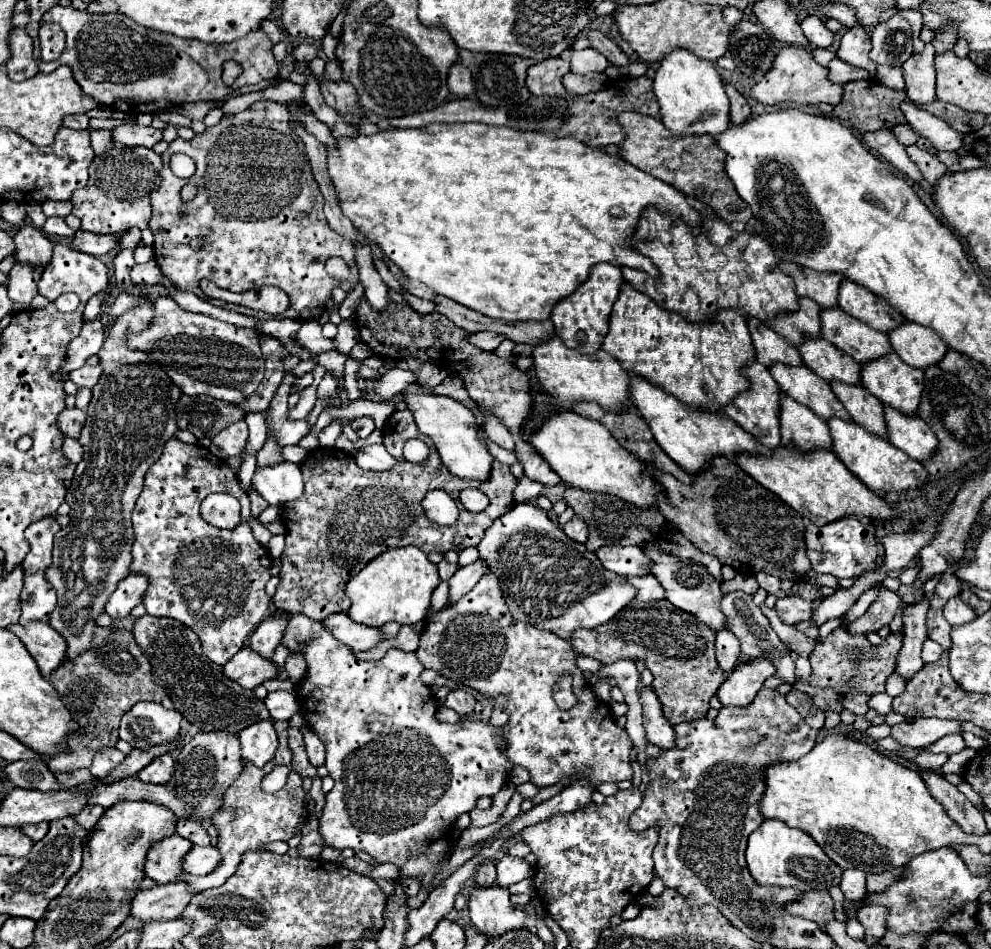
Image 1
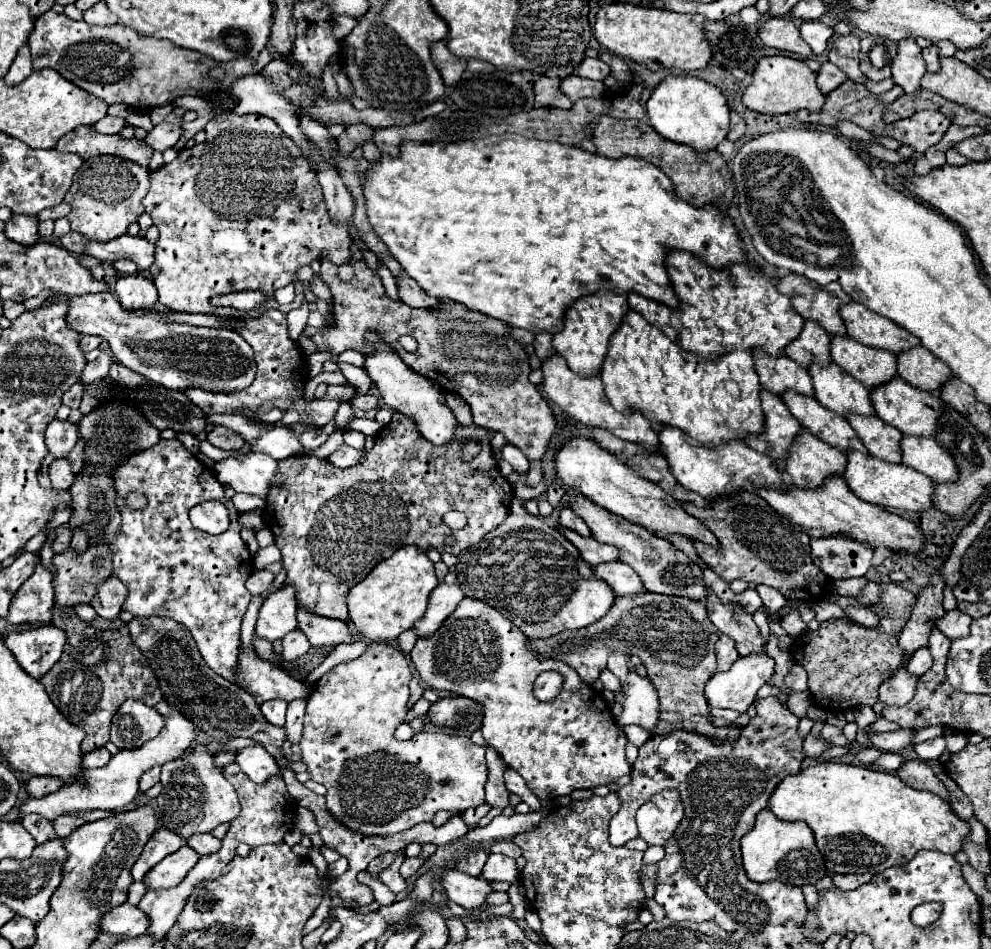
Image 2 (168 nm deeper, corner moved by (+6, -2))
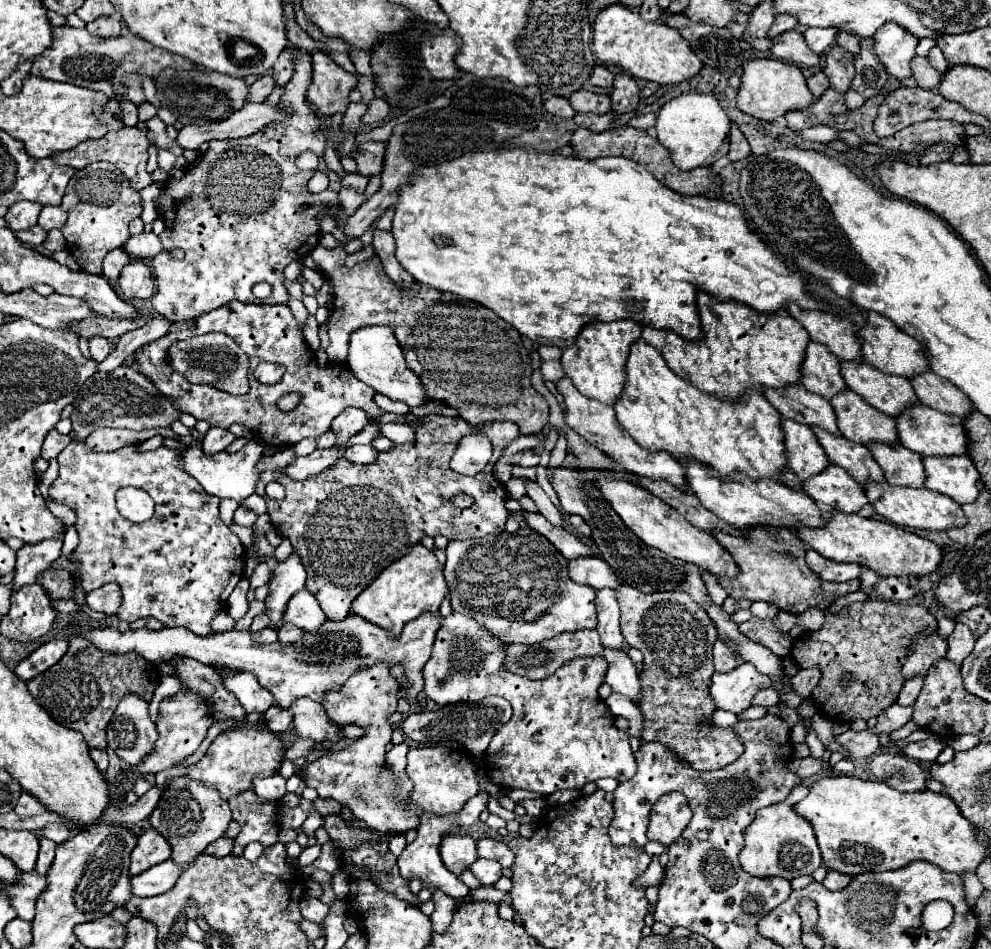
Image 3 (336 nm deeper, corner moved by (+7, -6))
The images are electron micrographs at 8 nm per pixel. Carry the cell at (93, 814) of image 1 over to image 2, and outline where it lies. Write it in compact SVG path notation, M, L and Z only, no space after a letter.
M63 815L63 817L59 817L59 819L55 819L53 821L53 829L57 831L57 835L59 837L69 837L77 827L81 827L83 825L83 819L75 819L75 817L69 817L69 815Z

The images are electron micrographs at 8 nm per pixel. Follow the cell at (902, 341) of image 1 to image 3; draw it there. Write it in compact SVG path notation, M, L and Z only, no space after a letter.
M932 369L916 373L908 379L920 403L958 417L966 417L972 411L970 399L966 399L966 395L958 387L954 387L950 381L934 375Z

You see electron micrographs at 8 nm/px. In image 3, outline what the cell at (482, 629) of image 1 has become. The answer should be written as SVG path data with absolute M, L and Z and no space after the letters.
M452 611L452 615L442 617L442 627L436 633L436 641L432 647L432 657L424 665L424 693L436 701L438 705L452 705L460 701L482 701L488 695L504 697L512 705L512 719L496 731L488 749L486 763L488 775L492 781L504 789L526 789L538 793L540 797L548 797L562 789L582 789L590 781L598 781L602 777L612 777L616 781L628 781L636 773L634 753L628 743L628 733L620 731L614 725L614 715L608 705L598 697L598 687L604 683L606 675L606 659L604 657L586 657L572 659L566 663L560 673L552 677L534 681L528 677L520 677L510 673L504 667L506 647L500 639L490 635L490 631L478 625L472 617Z

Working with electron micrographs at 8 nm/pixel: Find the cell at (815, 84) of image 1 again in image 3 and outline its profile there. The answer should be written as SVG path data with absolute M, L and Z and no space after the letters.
M752 59L744 63L742 83L738 89L738 109L762 121L774 121L794 109L806 109L816 101L806 85L806 77L796 65L782 63L778 59Z

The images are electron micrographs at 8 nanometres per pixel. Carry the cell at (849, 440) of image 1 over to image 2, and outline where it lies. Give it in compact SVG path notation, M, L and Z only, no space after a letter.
M849 451L847 471L843 479L859 499L865 499L867 503L873 503L873 505L885 505L885 507L895 507L903 511L915 511L915 513L921 513L933 507L935 483L927 475L921 475L919 471L907 465L893 465L893 463L885 463L875 457L863 455L859 451Z

